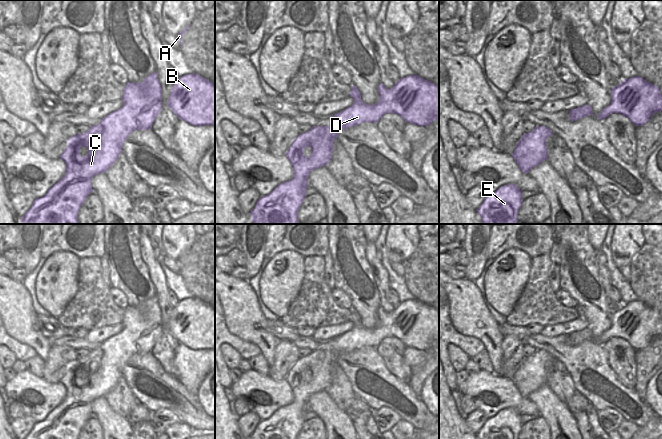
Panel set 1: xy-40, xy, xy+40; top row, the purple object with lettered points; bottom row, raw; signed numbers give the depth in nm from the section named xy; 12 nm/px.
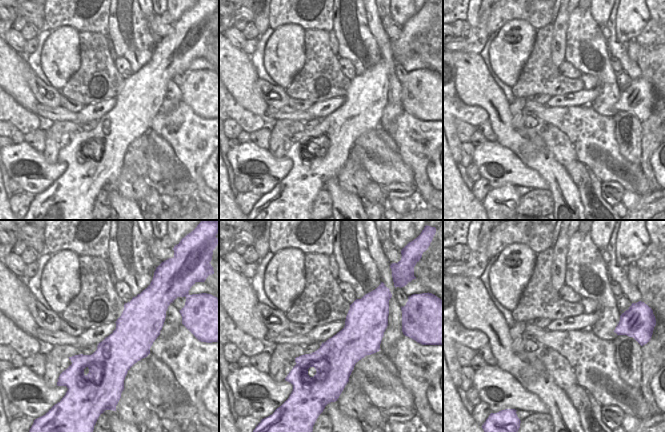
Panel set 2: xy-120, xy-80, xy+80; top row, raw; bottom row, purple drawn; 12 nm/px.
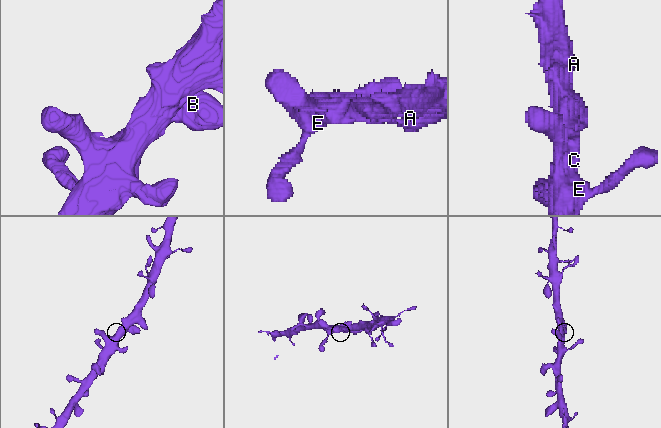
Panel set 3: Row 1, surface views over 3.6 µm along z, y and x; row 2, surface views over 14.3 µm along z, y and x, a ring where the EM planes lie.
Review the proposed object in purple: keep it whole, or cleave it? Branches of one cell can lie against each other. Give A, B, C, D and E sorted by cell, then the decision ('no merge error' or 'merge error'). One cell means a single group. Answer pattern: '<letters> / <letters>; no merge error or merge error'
A B C D E; no merge error

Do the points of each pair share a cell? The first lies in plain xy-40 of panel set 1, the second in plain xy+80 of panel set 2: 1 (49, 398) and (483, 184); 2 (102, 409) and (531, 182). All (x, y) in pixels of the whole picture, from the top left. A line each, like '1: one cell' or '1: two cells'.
1: two cells
2: two cells

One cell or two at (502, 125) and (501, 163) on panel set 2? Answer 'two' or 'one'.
two

